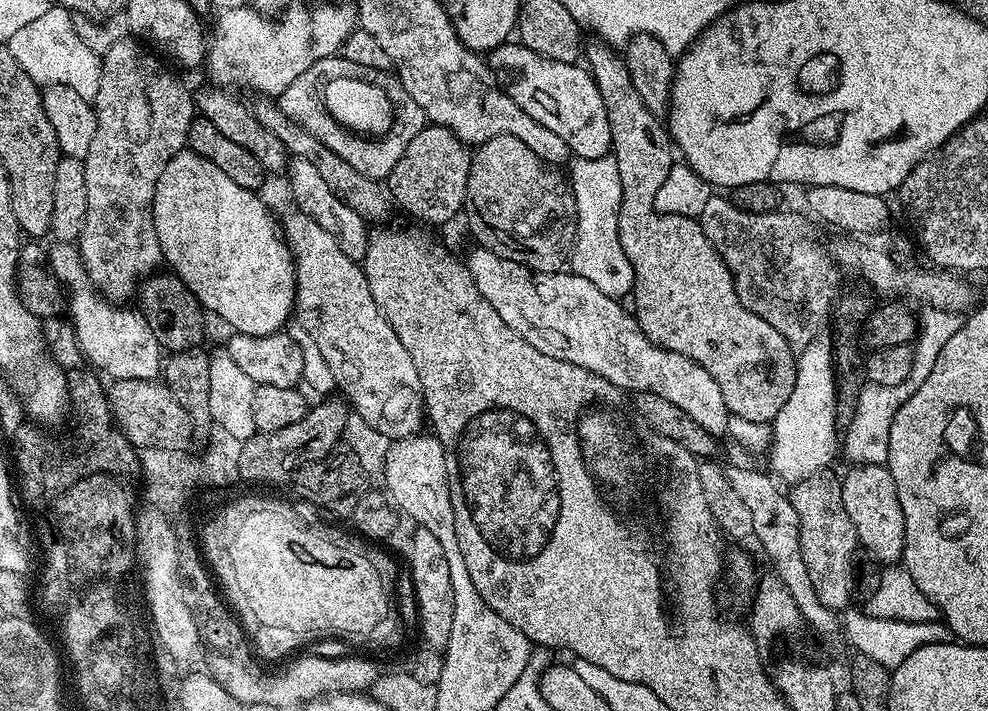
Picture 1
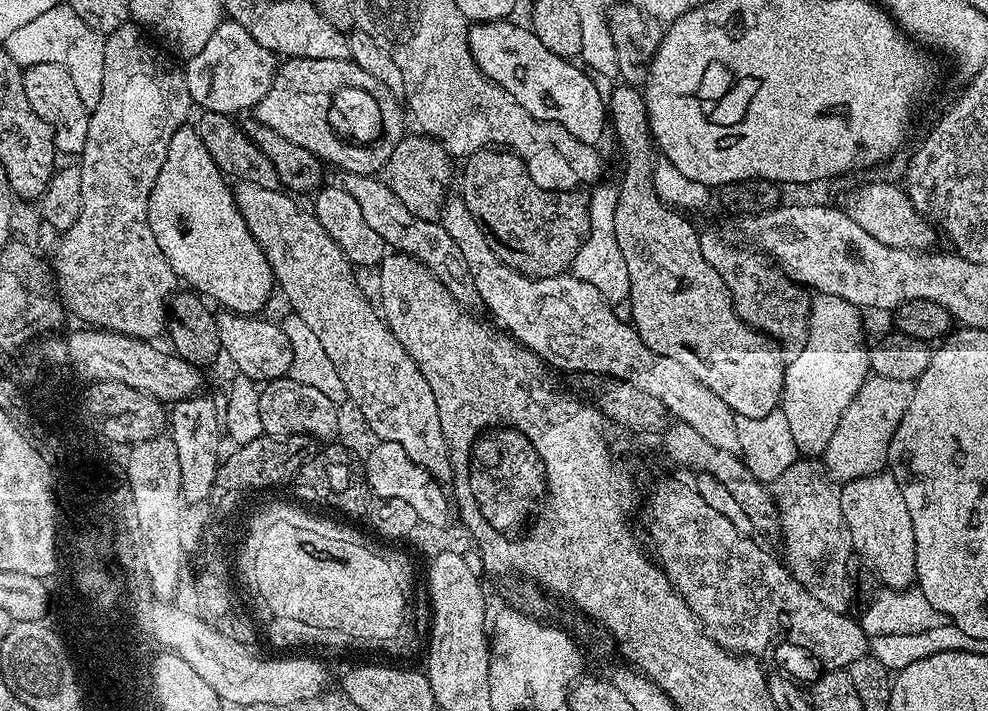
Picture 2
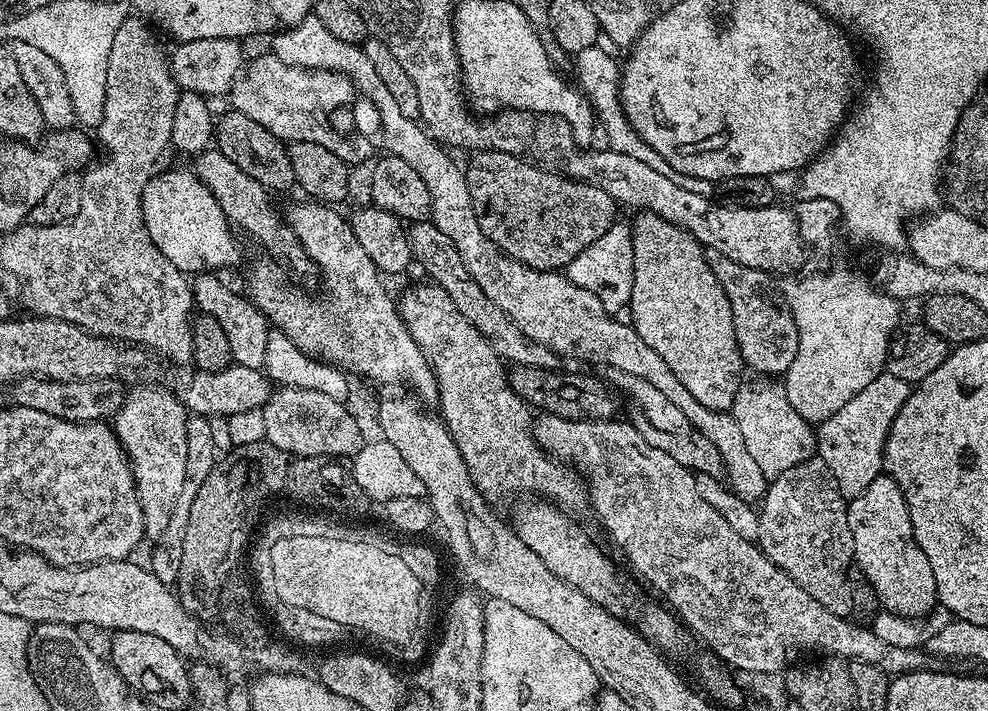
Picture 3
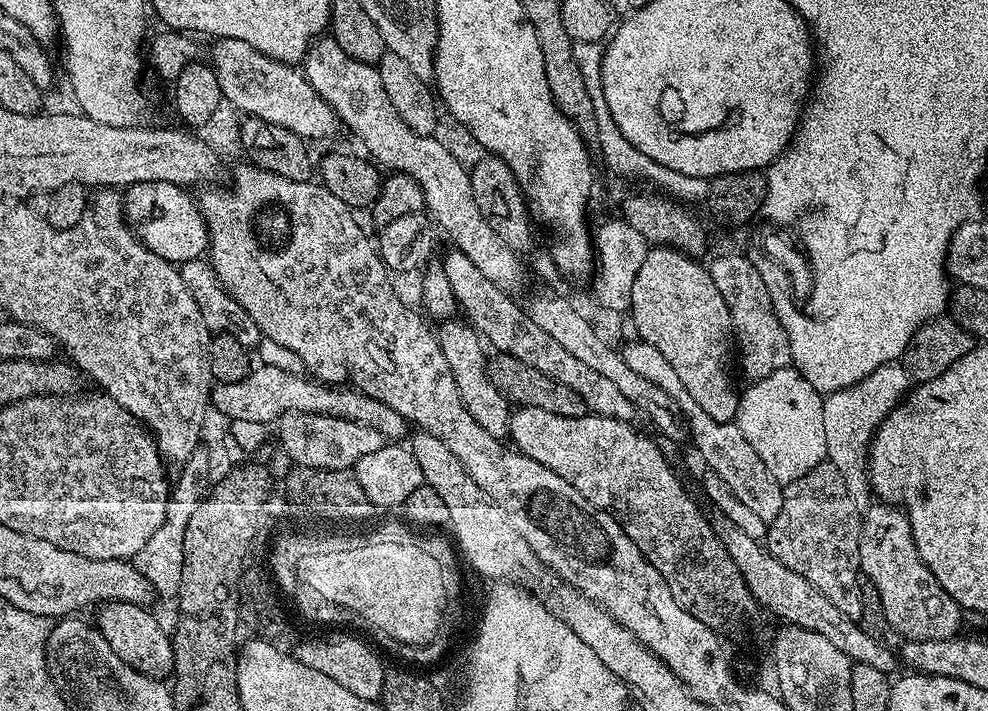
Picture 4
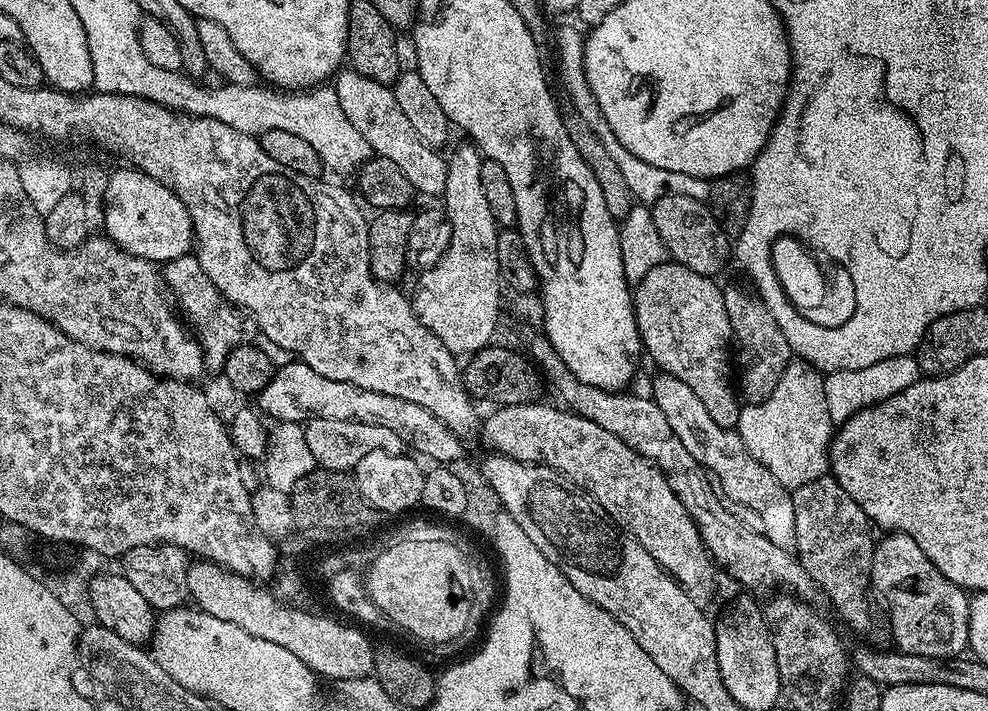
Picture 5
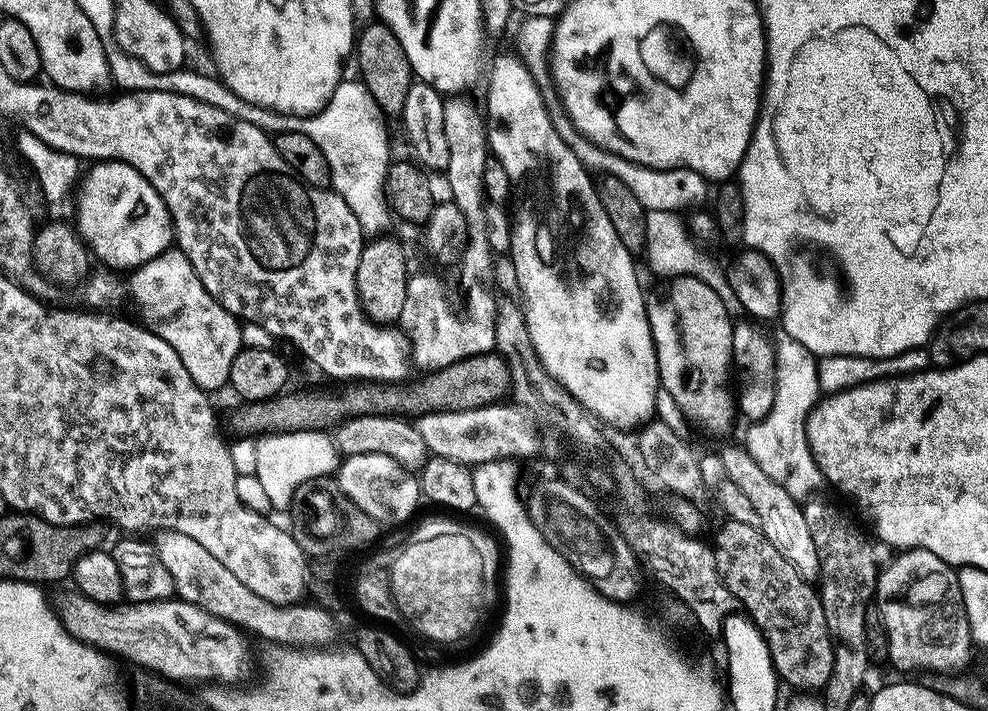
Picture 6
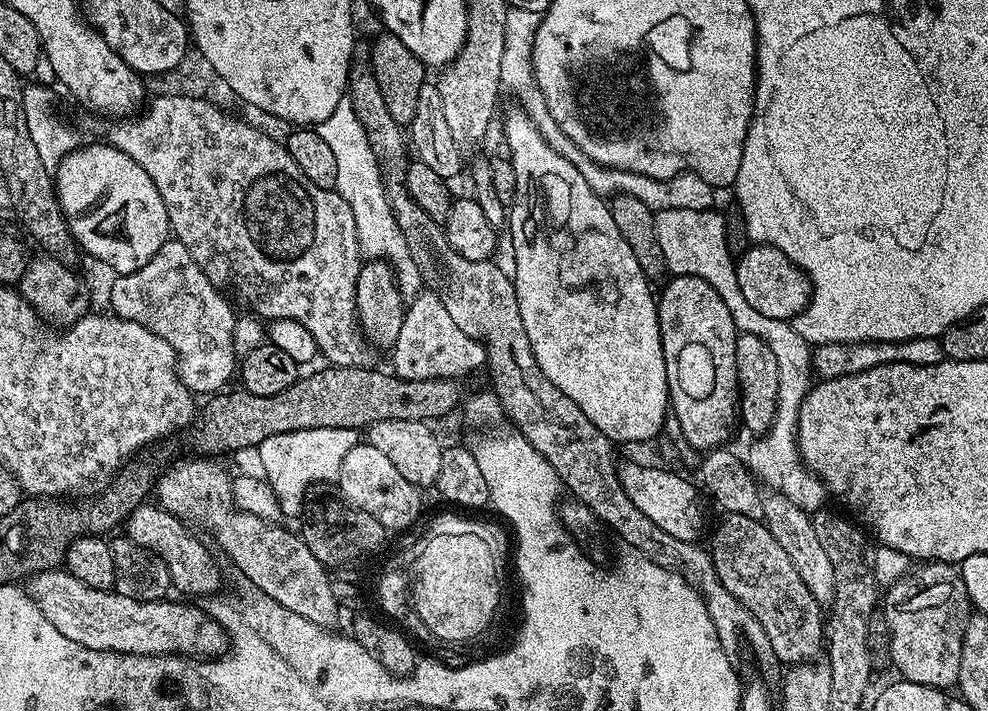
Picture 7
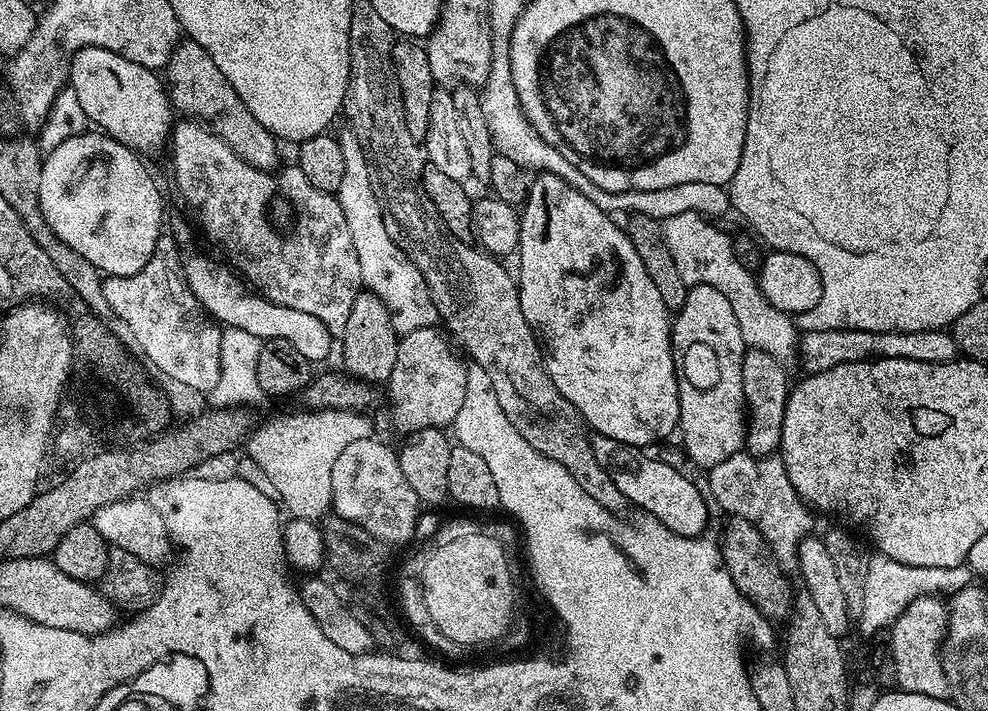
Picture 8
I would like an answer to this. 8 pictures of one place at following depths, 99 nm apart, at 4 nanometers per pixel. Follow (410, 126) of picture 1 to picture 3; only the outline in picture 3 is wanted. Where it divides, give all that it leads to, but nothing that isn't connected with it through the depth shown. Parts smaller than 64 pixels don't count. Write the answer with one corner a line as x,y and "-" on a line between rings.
265,54
265,56
258,57
257,60
249,59
247,61
246,67
232,85
230,101
232,100
231,107
235,111
246,114
246,118
254,118
254,122
258,122
258,126
266,126
266,130
270,130
270,134
274,134
279,140
318,142
318,146
326,146
326,150
338,154
338,158
342,158
345,164
355,166
355,164
367,161
373,155
374,148
360,148
360,152
348,152
348,148
344,148
344,144
340,144
340,140
336,140
336,136
332,136
332,128
328,128
328,116
332,116
332,112
336,112
336,104
340,104
340,100
344,100
344,96
348,96
348,92
357,92
356,87
353,86
351,78
343,76
340,72
323,72
322,70
286,66
286,62
282,62
282,58

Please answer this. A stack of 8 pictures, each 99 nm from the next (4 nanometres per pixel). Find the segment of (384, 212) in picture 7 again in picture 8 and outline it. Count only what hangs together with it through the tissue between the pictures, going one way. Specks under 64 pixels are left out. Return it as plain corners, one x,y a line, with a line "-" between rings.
344,130
344,133
339,133
338,139
342,146
342,158
346,158
346,174
342,178
338,199
342,214
346,214
350,238
354,238
354,250
358,250
358,266
363,287
373,292
386,306
396,333
403,334
433,327
438,317
432,296
418,266
410,262
407,254
386,231
386,222
382,222
382,210
378,206
368,163
362,154
358,138
351,130

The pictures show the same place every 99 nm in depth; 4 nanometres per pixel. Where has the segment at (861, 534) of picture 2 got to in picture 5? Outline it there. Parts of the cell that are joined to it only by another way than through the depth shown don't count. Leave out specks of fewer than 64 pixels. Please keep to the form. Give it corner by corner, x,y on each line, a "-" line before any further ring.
889,531
875,541
872,549
871,587
880,591
883,607
892,623
895,647
910,654
926,654
930,658
960,656
968,648
969,593
960,588
910,538

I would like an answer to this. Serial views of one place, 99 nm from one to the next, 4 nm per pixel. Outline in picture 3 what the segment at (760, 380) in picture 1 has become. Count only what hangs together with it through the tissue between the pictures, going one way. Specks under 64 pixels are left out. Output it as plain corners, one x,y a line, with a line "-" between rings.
647,210
635,213
636,221
631,221
632,245
634,246
634,286
630,305
630,323
635,328
638,338
666,362
666,366
694,394
702,406
715,412
728,412
732,407
736,391
742,383
740,371
746,365
740,357
738,342
734,334
734,318
730,310
730,302
726,298
726,290
714,278
714,270
704,257
704,248
686,230
666,222
658,214

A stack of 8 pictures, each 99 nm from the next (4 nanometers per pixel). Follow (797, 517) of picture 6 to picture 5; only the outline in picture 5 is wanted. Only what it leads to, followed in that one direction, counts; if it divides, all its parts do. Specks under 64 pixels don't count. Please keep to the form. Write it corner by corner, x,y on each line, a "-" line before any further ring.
663,370
657,371
655,374
657,376
652,380
650,399
656,403
658,410
662,410
666,422
670,422
670,430
674,430
674,434
678,434
682,446
686,446
686,450
690,450
690,455
711,473
719,491
732,504
750,506
750,510
754,510
754,514
758,514
758,518
762,518
762,532
766,538
770,538
770,542
774,542
774,546
791,549
796,543
792,492
784,488
782,482
778,482
778,478
774,478
774,474
770,474
770,470
766,470
766,466
762,466
762,462
758,462
758,458
754,458
754,454
750,454
750,450
746,450
739,432
718,426
718,422
714,422
714,418
710,418
706,406
702,406
702,402
698,398
698,394
694,394
694,390
690,390
690,386
686,386
686,382
682,382
682,378
674,378
674,374

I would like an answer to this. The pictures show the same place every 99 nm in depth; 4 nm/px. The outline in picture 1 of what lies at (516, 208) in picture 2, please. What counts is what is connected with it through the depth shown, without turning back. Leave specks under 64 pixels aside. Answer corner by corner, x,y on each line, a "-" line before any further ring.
498,134
498,138
490,138
479,145
472,153
466,197
467,207
472,207
472,216
476,219
472,232
480,239
477,241
494,254
510,262
518,262
533,272
561,271
569,259
572,243
576,240
576,198
572,195
569,181
552,172
555,171
545,166
534,150
522,142
522,138

